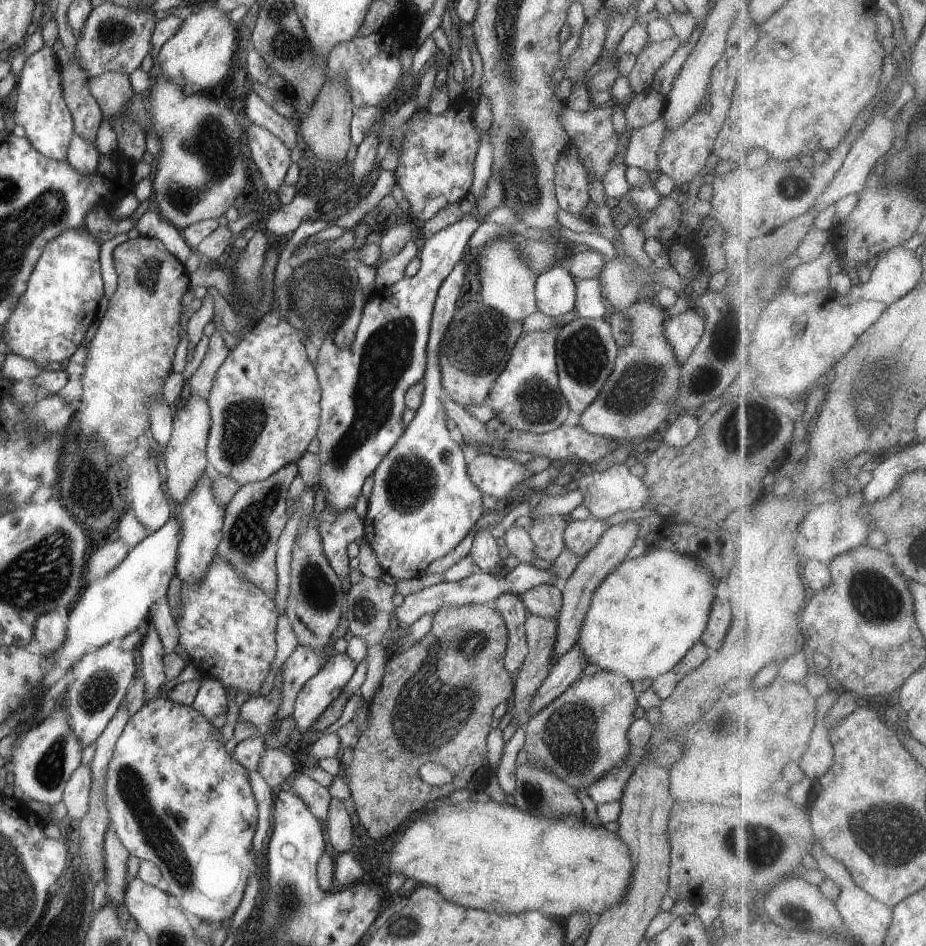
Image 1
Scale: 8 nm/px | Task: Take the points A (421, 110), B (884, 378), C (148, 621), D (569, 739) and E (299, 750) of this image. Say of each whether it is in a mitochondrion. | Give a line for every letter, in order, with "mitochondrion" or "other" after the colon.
A: other
B: mitochondrion
C: other
D: mitochondrion
E: other

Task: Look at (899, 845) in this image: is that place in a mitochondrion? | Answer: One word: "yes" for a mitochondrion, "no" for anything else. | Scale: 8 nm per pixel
yes

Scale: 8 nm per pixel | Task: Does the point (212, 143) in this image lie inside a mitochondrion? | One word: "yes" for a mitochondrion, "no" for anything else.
yes

